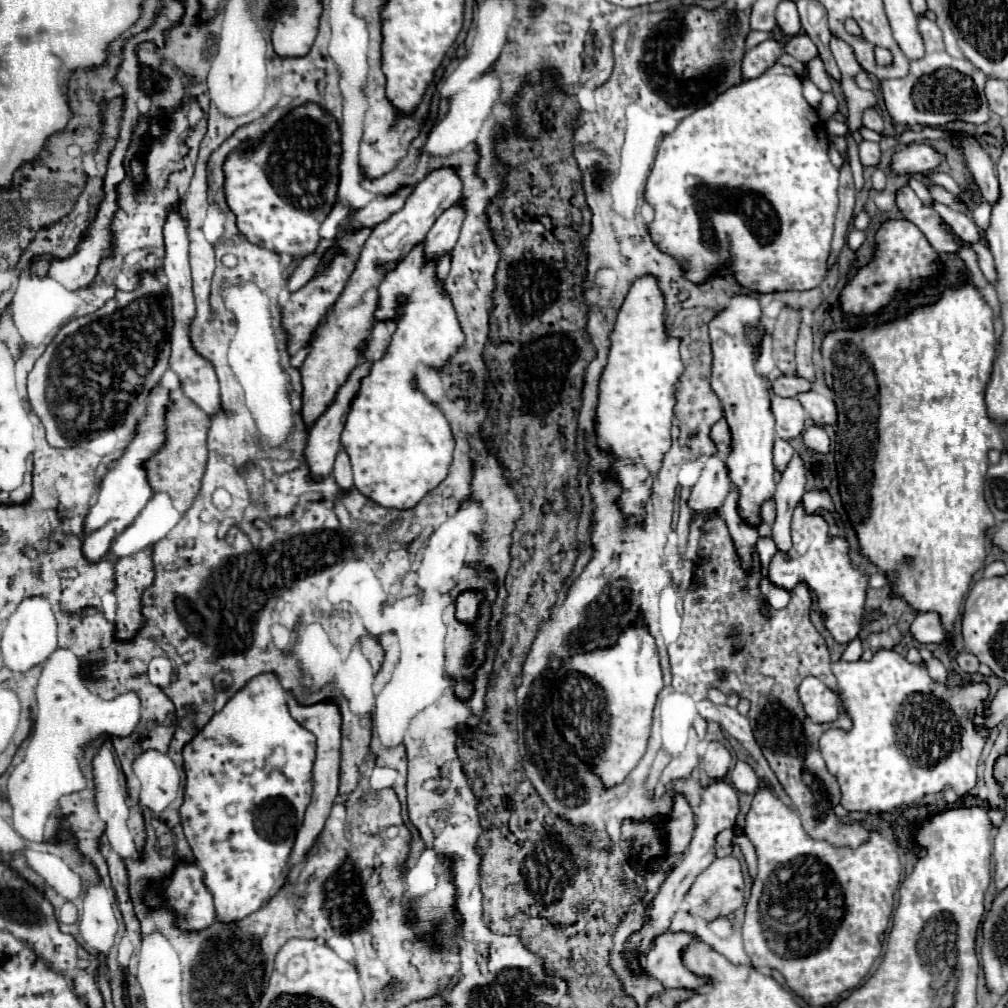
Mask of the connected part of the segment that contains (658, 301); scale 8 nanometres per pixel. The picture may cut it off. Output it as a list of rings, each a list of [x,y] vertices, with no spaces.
[[[638,276],[630,286],[616,324],[610,334],[608,362],[598,384],[596,406],[596,444],[602,452],[614,456],[614,476],[622,484],[618,508],[638,526],[646,526],[650,486],[648,478],[658,472],[670,450],[672,420],[676,406],[676,384],[684,372],[680,358],[680,340],[666,332],[666,302],[656,276]]]

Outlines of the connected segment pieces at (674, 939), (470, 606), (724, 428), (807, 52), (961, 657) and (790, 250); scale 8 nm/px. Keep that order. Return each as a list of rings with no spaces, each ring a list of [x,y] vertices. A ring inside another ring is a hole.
[[[666,932],[658,936],[656,944],[646,956],[646,970],[664,988],[698,988],[706,984],[704,978],[692,974],[682,966],[682,948],[692,940],[692,934]]]
[[[478,592],[462,594],[456,602],[456,618],[470,622],[476,616],[476,608],[480,602],[482,602],[482,594],[478,594]]]
[[[724,418],[714,424],[712,440],[714,440],[716,450],[718,450],[720,456],[728,456],[730,454],[730,440],[732,440],[732,436],[730,436],[730,426],[726,424]]]
[[[798,34],[794,38],[788,38],[788,42],[784,46],[784,52],[790,54],[790,56],[794,56],[800,62],[810,62],[812,58],[818,56],[818,48],[810,40],[808,34]]]
[[[960,652],[958,656],[956,656],[956,660],[958,660],[958,666],[960,666],[960,670],[964,672],[964,674],[974,674],[974,672],[978,672],[978,658],[972,654],[972,652]]]
[[[774,64],[768,72],[764,72],[758,78],[744,80],[738,86],[728,88],[722,92],[714,102],[698,108],[692,116],[686,116],[672,134],[664,136],[658,156],[654,162],[654,168],[650,172],[648,184],[646,184],[646,202],[654,210],[654,220],[650,222],[650,234],[652,240],[658,244],[660,250],[674,256],[682,268],[686,270],[686,278],[692,282],[704,282],[710,272],[724,266],[724,262],[730,262],[724,272],[732,272],[736,280],[758,292],[778,292],[778,290],[810,290],[816,288],[828,268],[828,256],[830,256],[830,242],[832,242],[832,230],[834,230],[834,214],[838,208],[838,168],[828,158],[828,134],[824,132],[824,124],[820,124],[820,118],[816,110],[804,100],[802,96],[802,84],[808,80],[808,66],[804,66],[802,72],[796,72],[790,66]]]

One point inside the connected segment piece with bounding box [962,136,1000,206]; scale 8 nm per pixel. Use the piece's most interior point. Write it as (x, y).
(980, 165)

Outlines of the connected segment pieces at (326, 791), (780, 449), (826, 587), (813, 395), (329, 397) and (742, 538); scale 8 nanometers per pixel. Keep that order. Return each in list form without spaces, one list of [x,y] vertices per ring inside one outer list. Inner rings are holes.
[[[288,694],[288,706],[290,706],[290,714],[292,718],[304,726],[308,732],[312,732],[316,736],[316,760],[314,760],[314,792],[312,792],[312,800],[310,806],[306,810],[302,828],[296,836],[296,844],[290,856],[290,868],[294,868],[298,862],[306,860],[306,850],[314,846],[318,834],[324,828],[324,822],[332,810],[334,798],[338,794],[338,772],[340,772],[340,712],[334,704],[322,702],[316,706],[300,706],[296,704],[296,700]]]
[[[776,438],[776,442],[774,442],[774,464],[780,472],[784,472],[792,454],[794,454],[794,448],[790,446],[790,442],[782,440],[782,438]]]
[[[798,504],[792,516],[792,548],[788,552],[778,550],[768,572],[770,582],[778,588],[784,588],[790,574],[792,582],[806,582],[814,590],[824,616],[824,626],[836,642],[848,644],[858,636],[870,576],[850,562],[850,542],[844,536],[832,536],[828,522],[820,514],[808,514],[804,506]]]
[[[810,390],[810,392],[804,392],[804,394],[798,394],[796,396],[804,410],[808,412],[808,416],[816,422],[816,424],[836,424],[836,418],[838,418],[838,412],[836,412],[836,404],[826,398],[824,394],[816,392],[816,390]]]
[[[444,168],[434,170],[414,188],[414,192],[408,196],[404,208],[398,214],[394,214],[388,222],[382,222],[376,226],[376,230],[372,230],[364,246],[364,252],[356,264],[356,270],[350,282],[346,284],[344,294],[336,300],[334,314],[322,326],[316,340],[310,344],[310,352],[304,364],[300,366],[302,384],[304,384],[302,416],[308,426],[312,426],[330,406],[338,388],[346,382],[348,374],[354,370],[354,366],[360,360],[360,346],[366,342],[366,338],[374,328],[374,312],[378,308],[376,290],[378,284],[382,282],[380,278],[386,276],[388,270],[392,272],[398,260],[404,260],[414,246],[424,242],[428,230],[434,226],[434,220],[438,220],[438,216],[446,212],[446,208],[450,208],[450,204],[454,204],[460,198],[460,190],[462,182],[454,170],[444,170]],[[390,244],[396,246],[390,248]]]
[[[732,488],[730,494],[726,496],[722,506],[722,516],[730,530],[742,566],[750,568],[750,556],[756,550],[756,542],[758,542],[758,526],[750,526],[746,524],[746,520],[742,520],[738,512],[738,488]]]

